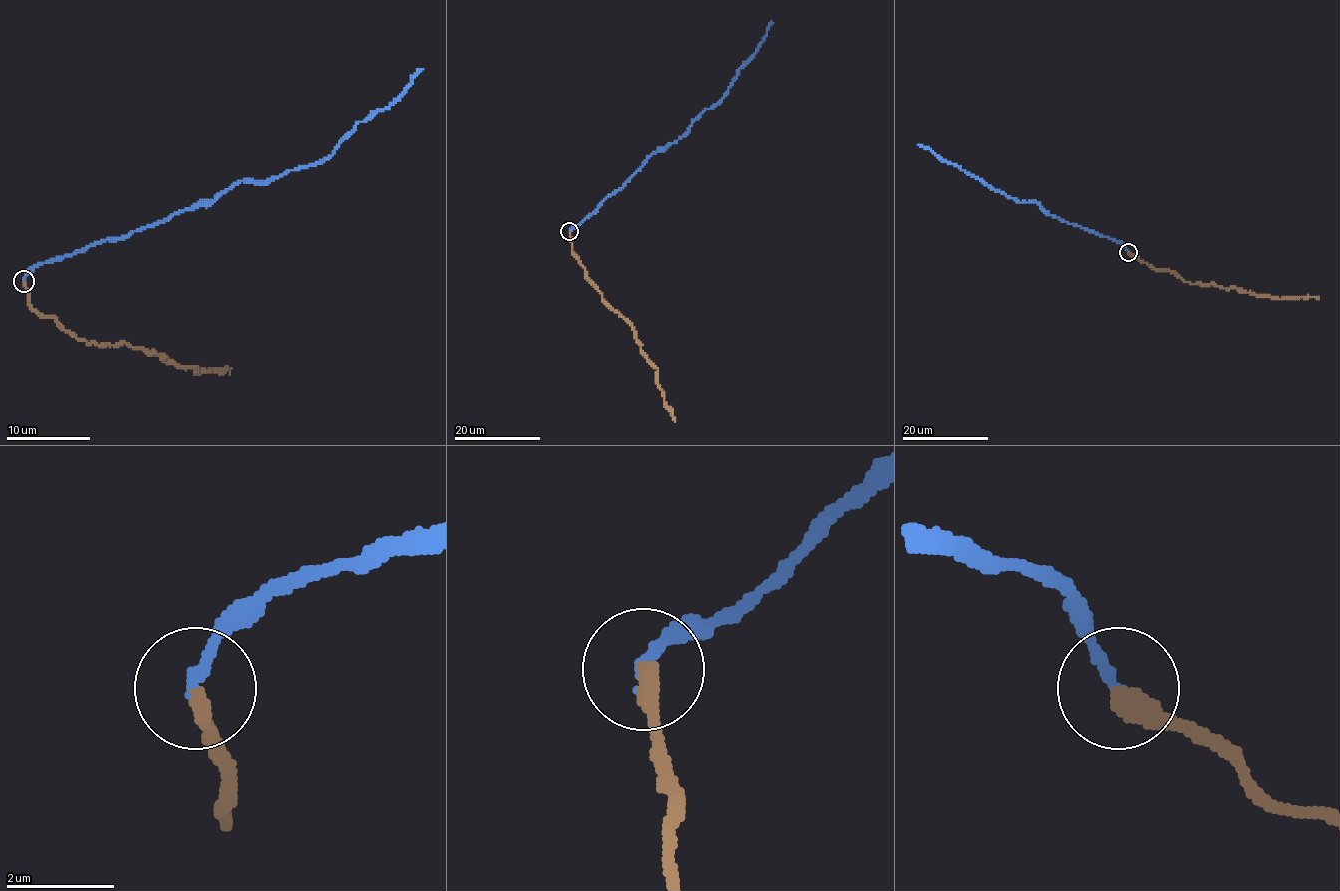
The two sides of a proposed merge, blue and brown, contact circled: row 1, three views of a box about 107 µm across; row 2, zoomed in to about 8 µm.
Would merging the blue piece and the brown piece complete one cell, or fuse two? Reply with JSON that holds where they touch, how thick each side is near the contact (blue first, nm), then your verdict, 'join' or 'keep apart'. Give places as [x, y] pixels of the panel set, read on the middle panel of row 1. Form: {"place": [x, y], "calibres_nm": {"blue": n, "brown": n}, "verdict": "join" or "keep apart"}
{"place": [569, 231], "calibres_nm": {"blue": 170, "brown": 360}, "verdict": "keep apart"}

